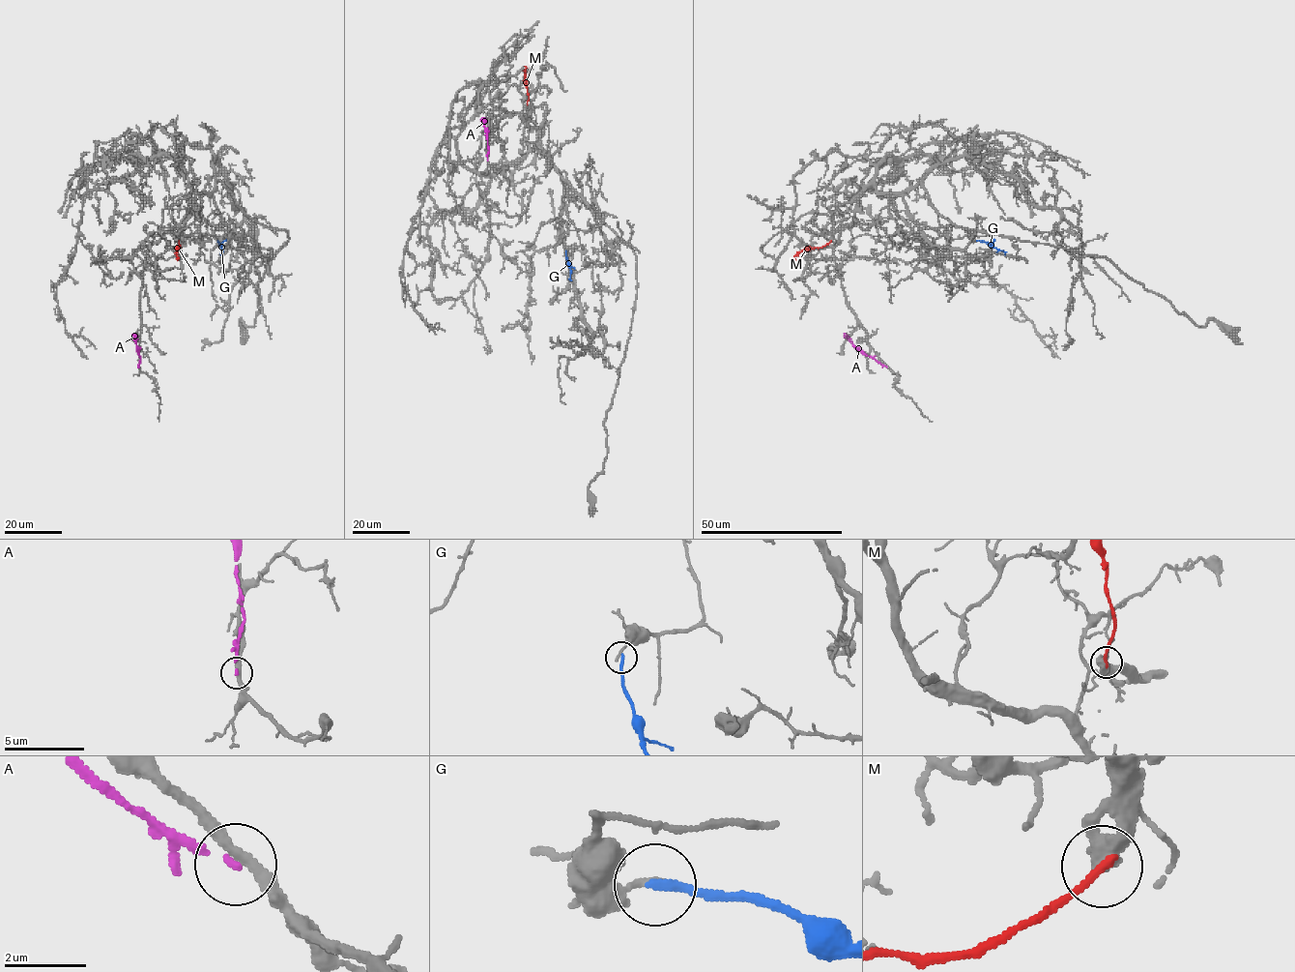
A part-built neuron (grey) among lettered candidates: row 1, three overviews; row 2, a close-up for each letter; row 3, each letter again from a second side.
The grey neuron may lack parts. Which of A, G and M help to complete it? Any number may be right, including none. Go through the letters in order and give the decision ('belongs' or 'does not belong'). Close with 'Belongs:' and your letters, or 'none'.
A: does not belong
G: does not belong
M: does not belong
Belongs: none

